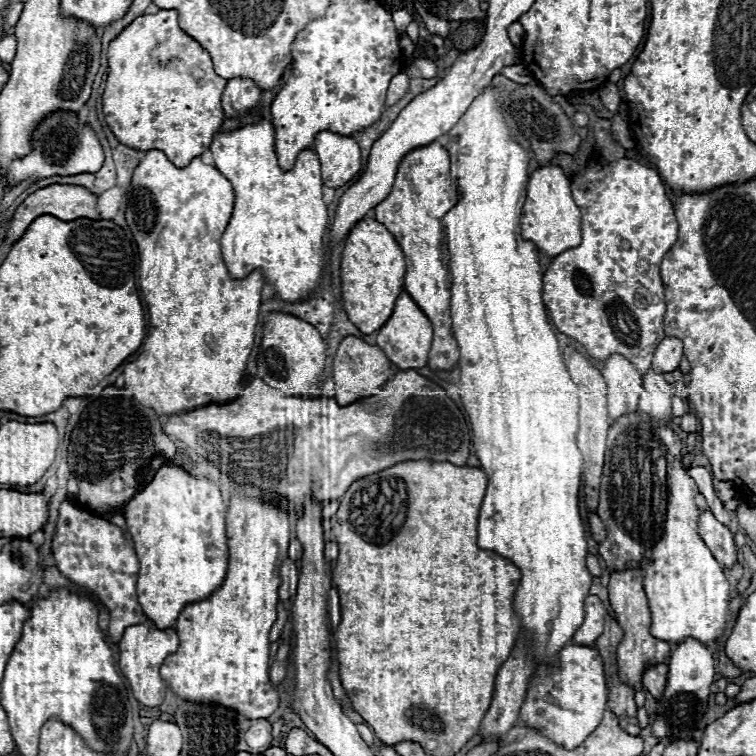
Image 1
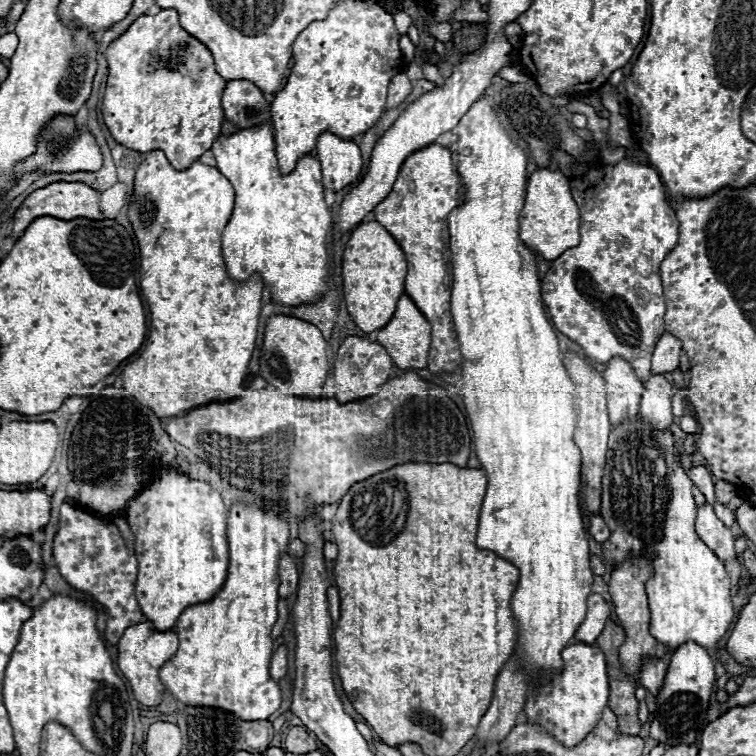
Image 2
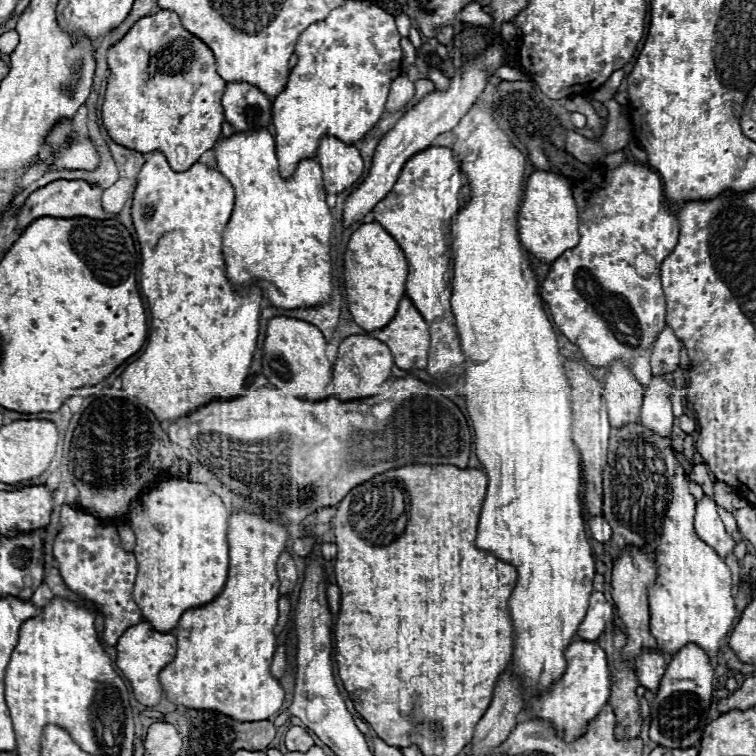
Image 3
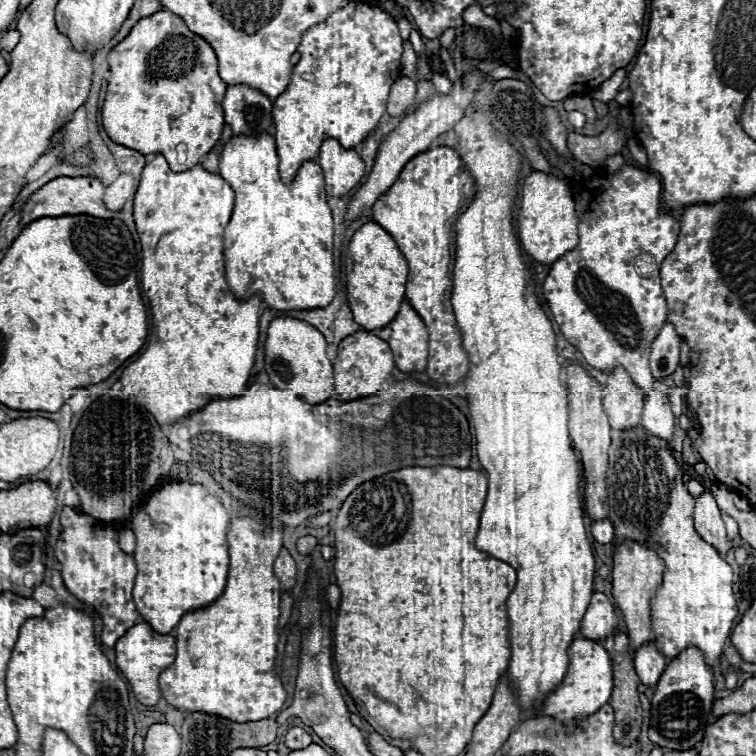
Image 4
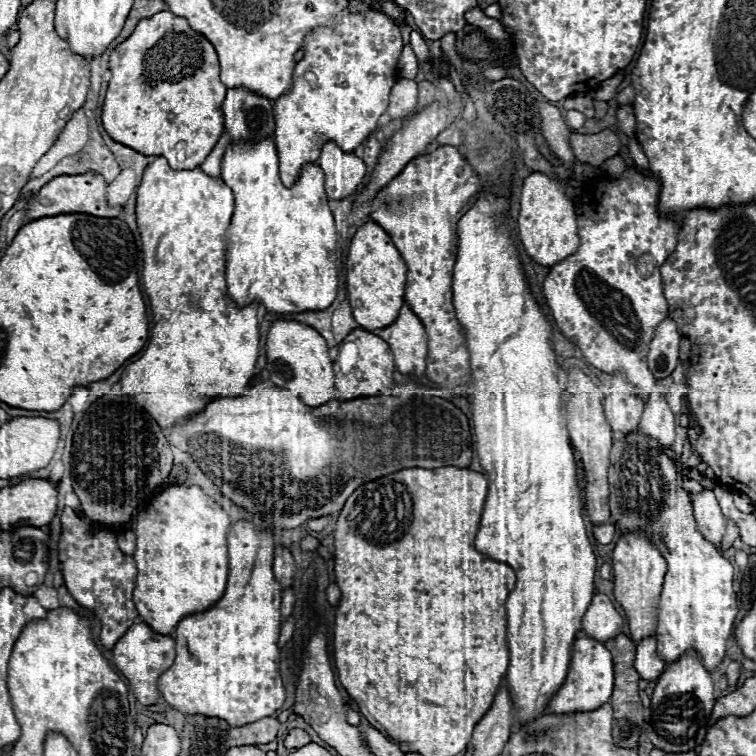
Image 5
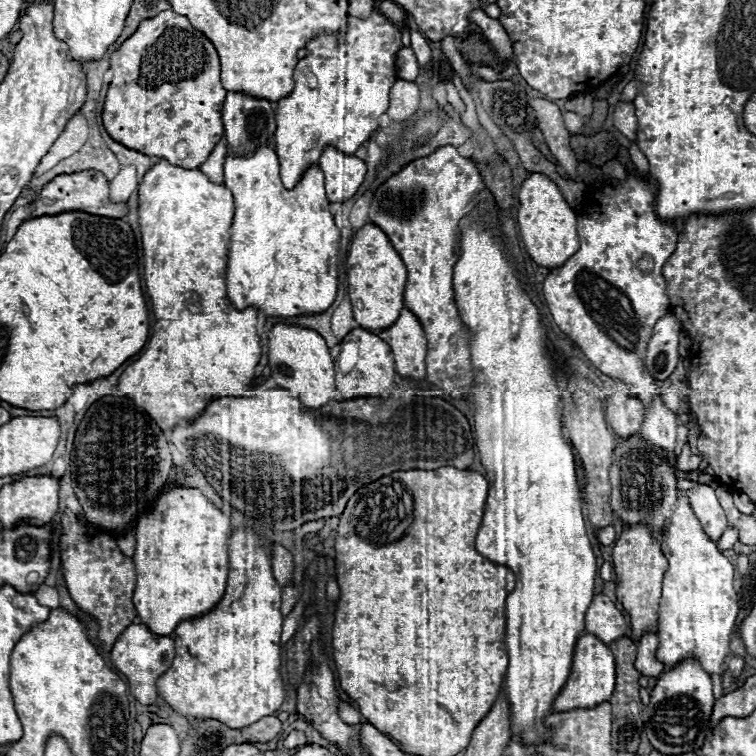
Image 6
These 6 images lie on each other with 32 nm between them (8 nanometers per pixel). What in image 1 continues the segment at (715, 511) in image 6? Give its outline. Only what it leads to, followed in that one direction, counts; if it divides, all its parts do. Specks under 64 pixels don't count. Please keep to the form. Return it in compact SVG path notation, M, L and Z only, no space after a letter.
M710 510L700 512L698 532L700 532L704 544L712 550L714 558L722 564L724 570L732 568L738 562L738 552L736 552L736 546L732 540L732 532L722 522L718 522Z

